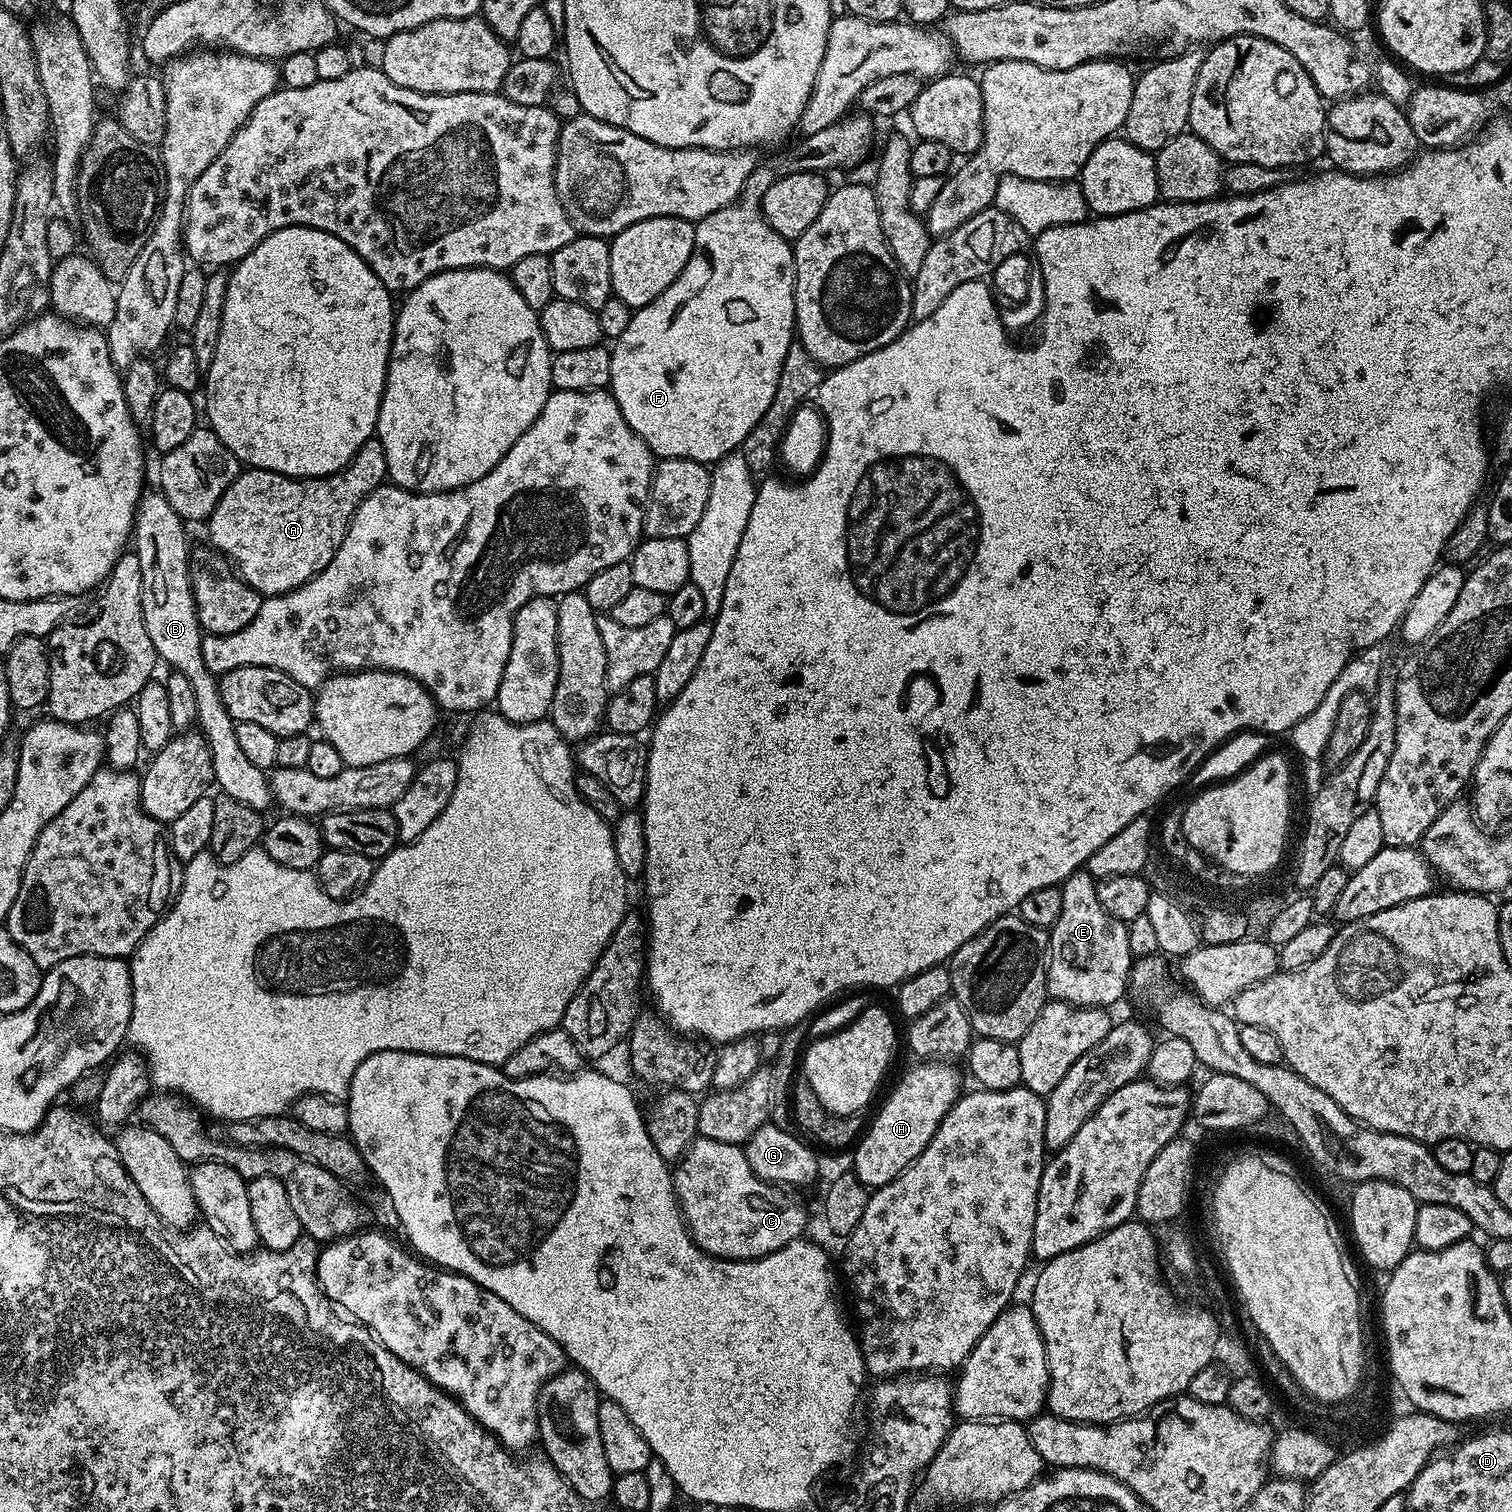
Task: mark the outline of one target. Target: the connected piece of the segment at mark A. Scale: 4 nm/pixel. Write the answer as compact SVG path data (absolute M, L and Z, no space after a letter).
M379 438L367 440L355 458L333 476L297 478L283 476L265 468L248 468L241 471L226 490L226 494L222 494L218 506L214 506L209 514L206 521L209 540L207 543L227 557L240 579L255 592L259 592L261 597L293 592L294 589L301 588L307 580L313 580L332 561L338 546L342 546L342 538L346 538L352 515L374 489L385 483L387 474L386 450L382 450Z

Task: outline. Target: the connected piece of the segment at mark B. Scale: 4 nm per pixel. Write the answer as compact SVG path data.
M140 522L134 528L134 551L138 562L142 562L142 618L146 622L146 634L150 634L150 642L157 657L163 663L165 660L171 671L180 672L186 678L190 678L190 686L194 686L198 702L196 724L200 735L206 738L210 746L215 787L220 787L219 791L223 795L238 798L238 802L246 802L246 806L250 806L255 812L263 813L264 808L273 807L274 804L272 785L265 769L254 766L254 762L250 762L250 758L246 758L246 754L238 746L237 721L233 720L232 715L226 710L220 697L217 677L208 671L202 658L202 629L188 577L189 565L185 561L183 564L178 557L172 556L170 549L164 548L168 544L167 536L176 536L180 532L181 525L176 524Z

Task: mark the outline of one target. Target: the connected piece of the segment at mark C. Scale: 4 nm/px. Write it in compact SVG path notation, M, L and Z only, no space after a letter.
M700 1136L693 1140L682 1161L677 1163L673 1180L677 1200L692 1239L704 1252L712 1256L731 1260L752 1260L768 1256L805 1233L803 1230L806 1226L806 1210L803 1204L793 1197L795 1196L793 1193L754 1175L741 1145L727 1144L712 1140L708 1136Z

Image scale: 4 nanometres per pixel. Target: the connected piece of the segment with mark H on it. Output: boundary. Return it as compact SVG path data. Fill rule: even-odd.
M920 1062L917 1068L912 1068L900 1080L900 1085L888 1096L888 1101L880 1108L880 1113L867 1125L866 1131L859 1137L855 1145L856 1153L852 1156L851 1171L855 1172L870 1190L875 1190L886 1186L898 1174L907 1170L908 1166L915 1162L918 1154L926 1150L930 1138L934 1138L934 1130L946 1118L946 1114L954 1106L954 1102L959 1100L962 1095L960 1088L960 1072L956 1069L957 1065L952 1062Z

